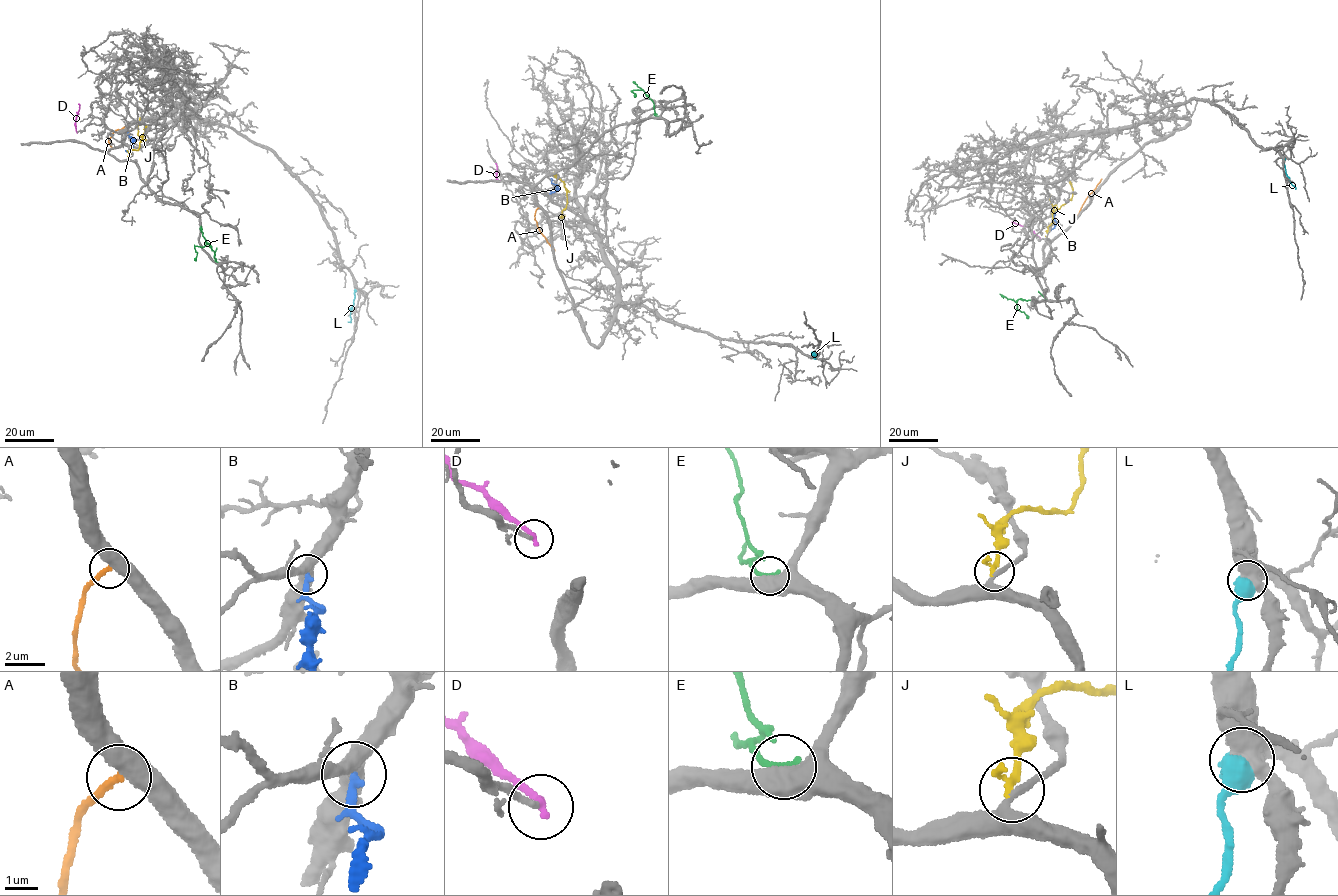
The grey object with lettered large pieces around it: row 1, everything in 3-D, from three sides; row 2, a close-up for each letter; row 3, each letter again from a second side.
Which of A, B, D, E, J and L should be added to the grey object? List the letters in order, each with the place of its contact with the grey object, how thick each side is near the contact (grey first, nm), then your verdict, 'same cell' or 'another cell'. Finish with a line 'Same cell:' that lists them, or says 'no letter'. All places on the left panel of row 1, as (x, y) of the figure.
A: (112, 148) | 500/220 nm | another cell
B: (127, 130) | 360/240 nm | same cell
D: (77, 132) | 180/240 nm | same cell
E: (216, 262) | 600/240 nm | another cell
J: (129, 157) | 320/240 nm | another cell
L: (356, 289) | 480/850 nm | another cell
Same cell: B, D

